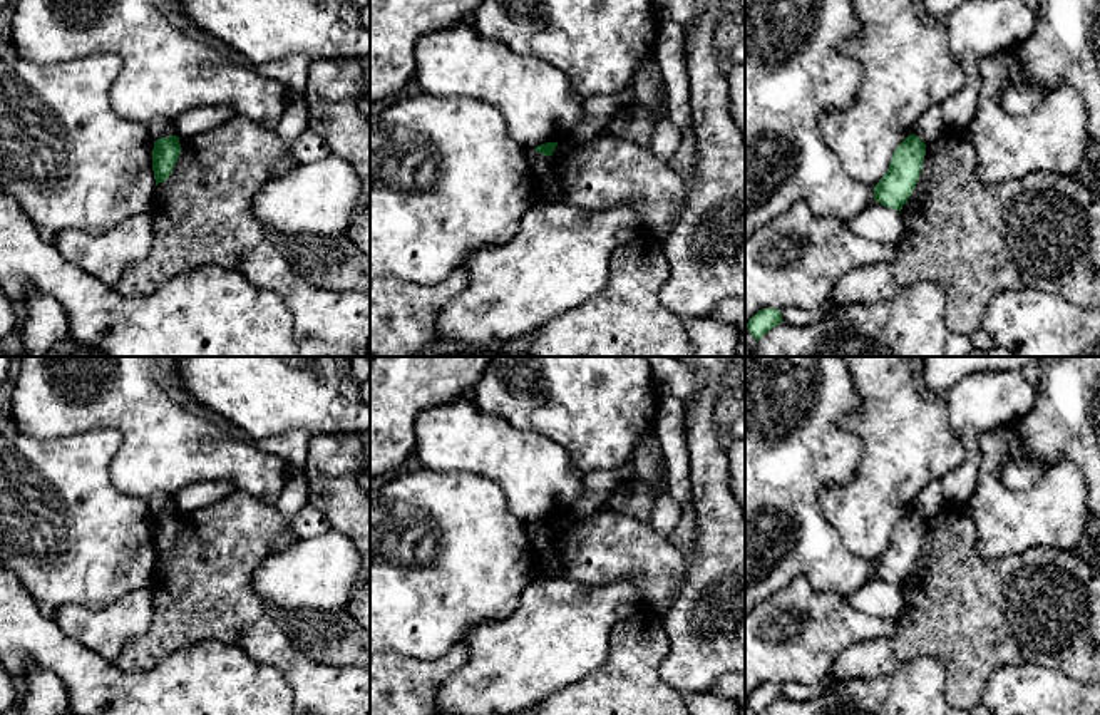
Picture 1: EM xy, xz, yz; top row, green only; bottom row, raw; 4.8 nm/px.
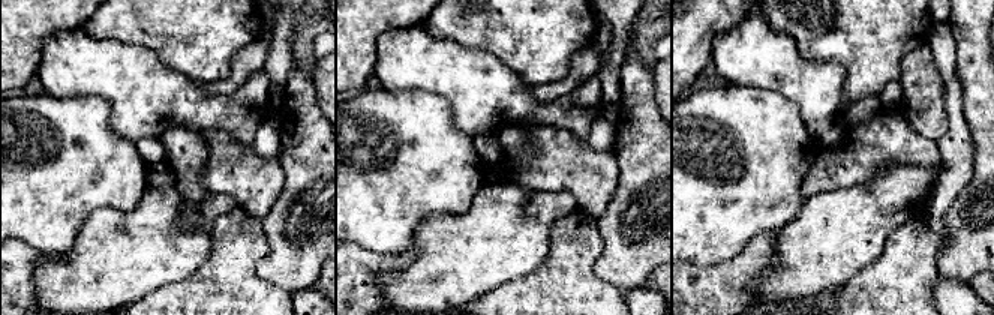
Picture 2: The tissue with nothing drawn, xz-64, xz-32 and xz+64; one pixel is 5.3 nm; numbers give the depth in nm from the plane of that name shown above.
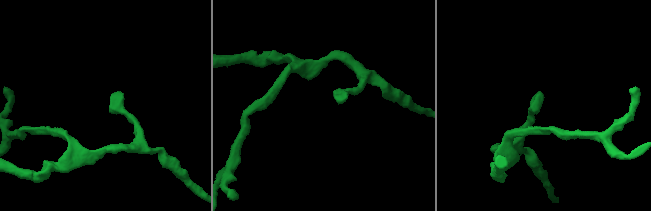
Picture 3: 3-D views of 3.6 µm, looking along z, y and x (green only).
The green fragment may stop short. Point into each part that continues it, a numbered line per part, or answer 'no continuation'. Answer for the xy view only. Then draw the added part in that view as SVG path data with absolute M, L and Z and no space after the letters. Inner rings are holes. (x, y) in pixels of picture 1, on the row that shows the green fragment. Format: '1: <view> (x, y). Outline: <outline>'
no continuation

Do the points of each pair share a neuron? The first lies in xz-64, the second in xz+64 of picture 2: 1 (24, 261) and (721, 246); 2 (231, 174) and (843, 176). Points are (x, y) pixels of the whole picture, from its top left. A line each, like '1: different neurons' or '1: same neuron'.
1: different neurons
2: same neuron

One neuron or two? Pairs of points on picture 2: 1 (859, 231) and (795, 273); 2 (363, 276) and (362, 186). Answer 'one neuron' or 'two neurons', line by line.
1: one neuron
2: two neurons

